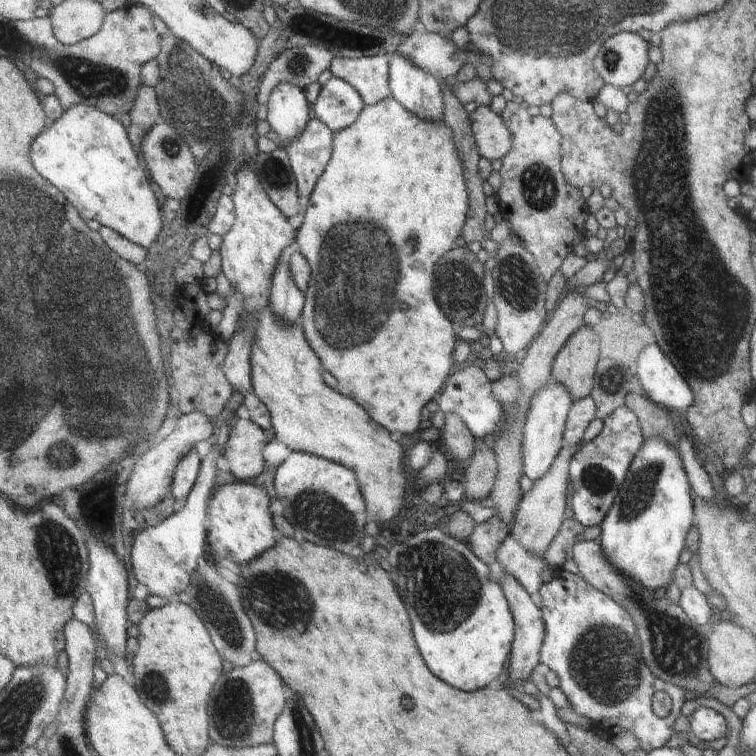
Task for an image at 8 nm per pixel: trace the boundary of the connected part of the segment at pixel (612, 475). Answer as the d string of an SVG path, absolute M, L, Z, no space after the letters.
M622 406L603 418L603 428L593 440L586 442L570 462L572 481L569 513L576 517L584 527L596 526L606 520L615 496L622 488L628 467L637 452L643 447L642 423L632 409Z

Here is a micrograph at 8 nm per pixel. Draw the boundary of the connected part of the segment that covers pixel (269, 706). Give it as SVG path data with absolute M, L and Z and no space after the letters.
M252 662L248 664L246 668L234 668L230 672L224 674L224 678L220 678L220 682L216 682L216 690L212 690L212 702L208 702L208 714L212 714L212 742L230 748L244 748L244 747L253 747L256 745L268 745L272 744L274 741L274 726L275 722L278 721L280 713L284 709L284 690L282 690L282 680L280 676L266 664L266 662Z

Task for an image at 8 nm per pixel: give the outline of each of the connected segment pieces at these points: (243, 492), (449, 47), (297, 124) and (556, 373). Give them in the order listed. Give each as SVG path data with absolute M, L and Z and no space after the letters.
M246 481L228 482L216 487L215 496L211 500L211 510L209 519L211 520L211 528L208 533L208 544L210 551L214 554L222 555L229 560L231 559L238 565L247 565L254 558L260 556L266 550L276 545L274 538L275 524L272 524L270 510L268 510L270 498L264 487L256 486Z
M426 30L414 31L406 36L397 49L399 55L406 55L417 67L430 72L438 80L448 77L454 77L458 70L466 63L474 65L480 77L484 82L494 80L494 62L490 55L484 55L483 52L476 52L472 48L464 51L459 50L451 39L444 38L442 35L429 33Z
M280 83L271 92L267 107L268 124L271 126L271 130L277 134L278 145L282 148L286 148L295 137L299 137L304 132L305 126L312 117L311 105L304 95L304 90L288 83Z
M583 324L565 340L560 352L551 360L552 378L566 385L577 399L589 396L595 384L598 352L598 333L590 325Z

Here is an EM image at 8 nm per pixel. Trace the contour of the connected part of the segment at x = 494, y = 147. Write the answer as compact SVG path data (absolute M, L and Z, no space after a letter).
M478 105L469 115L469 125L481 157L492 161L510 152L514 136L504 118L488 106Z

